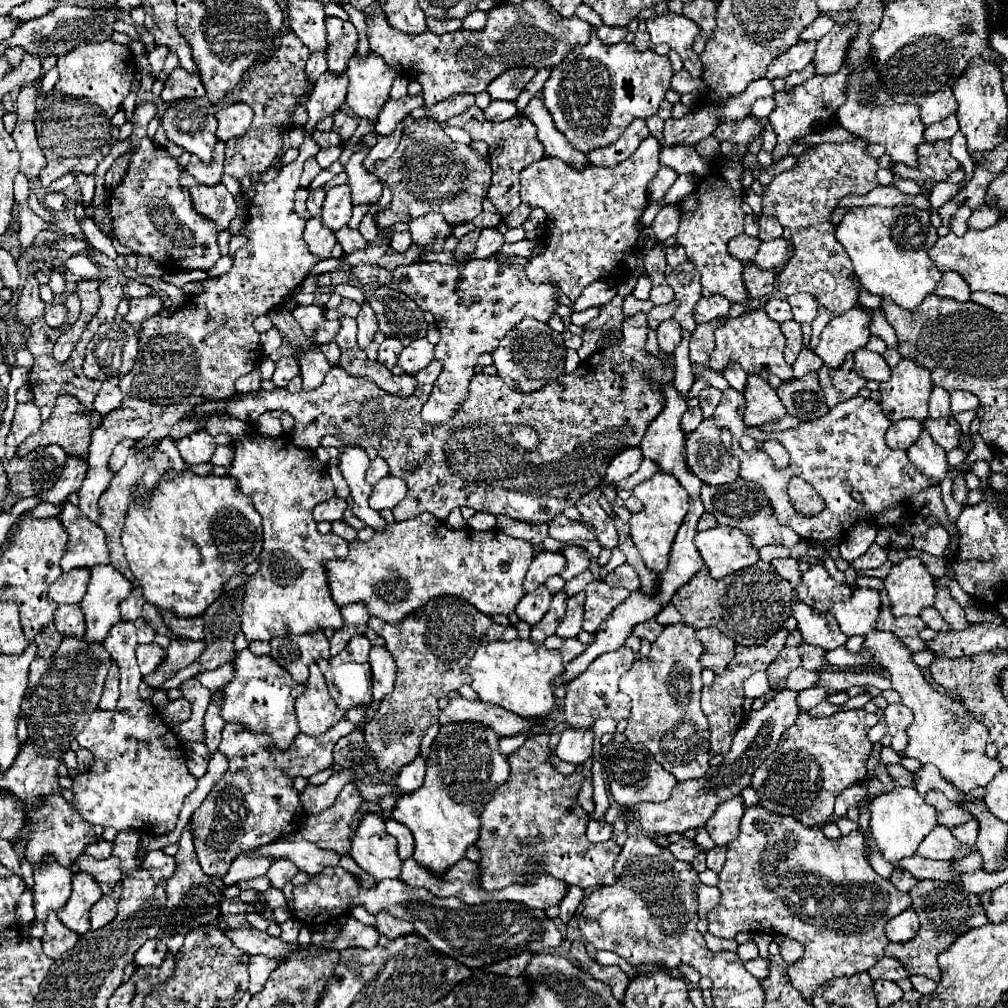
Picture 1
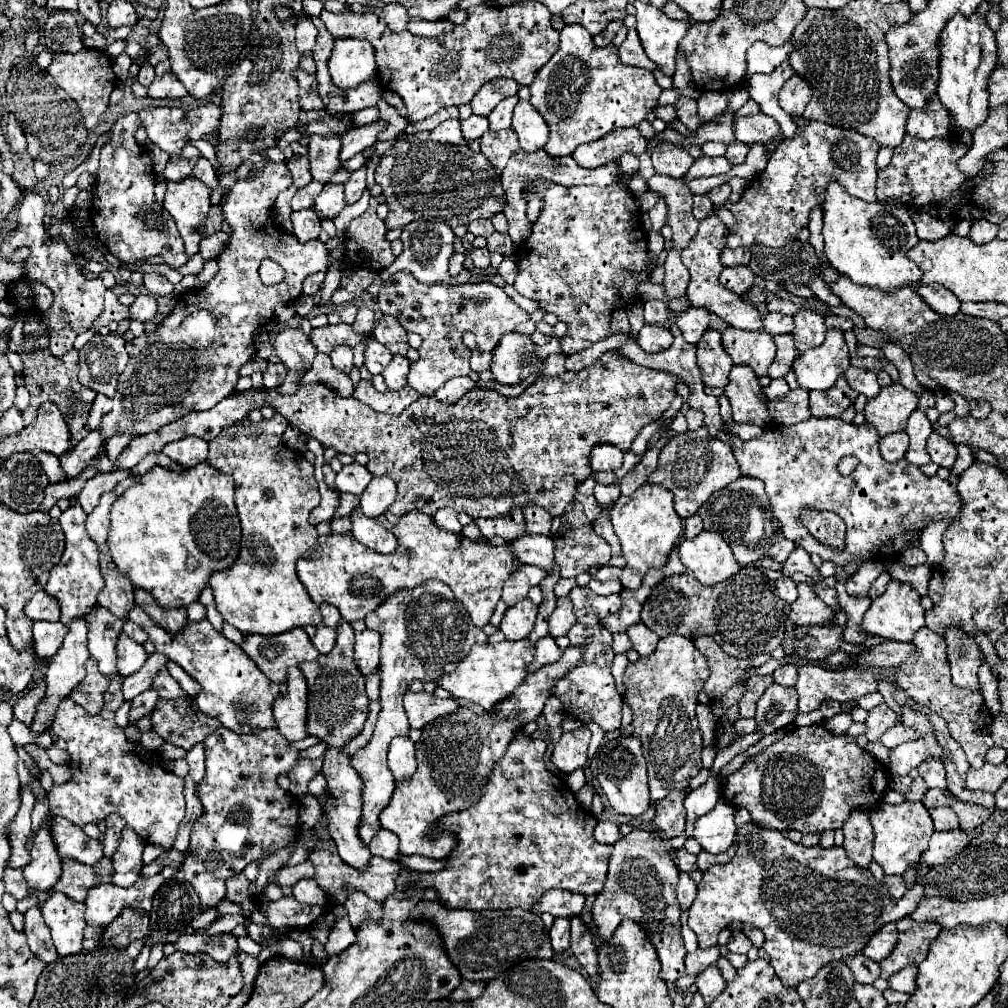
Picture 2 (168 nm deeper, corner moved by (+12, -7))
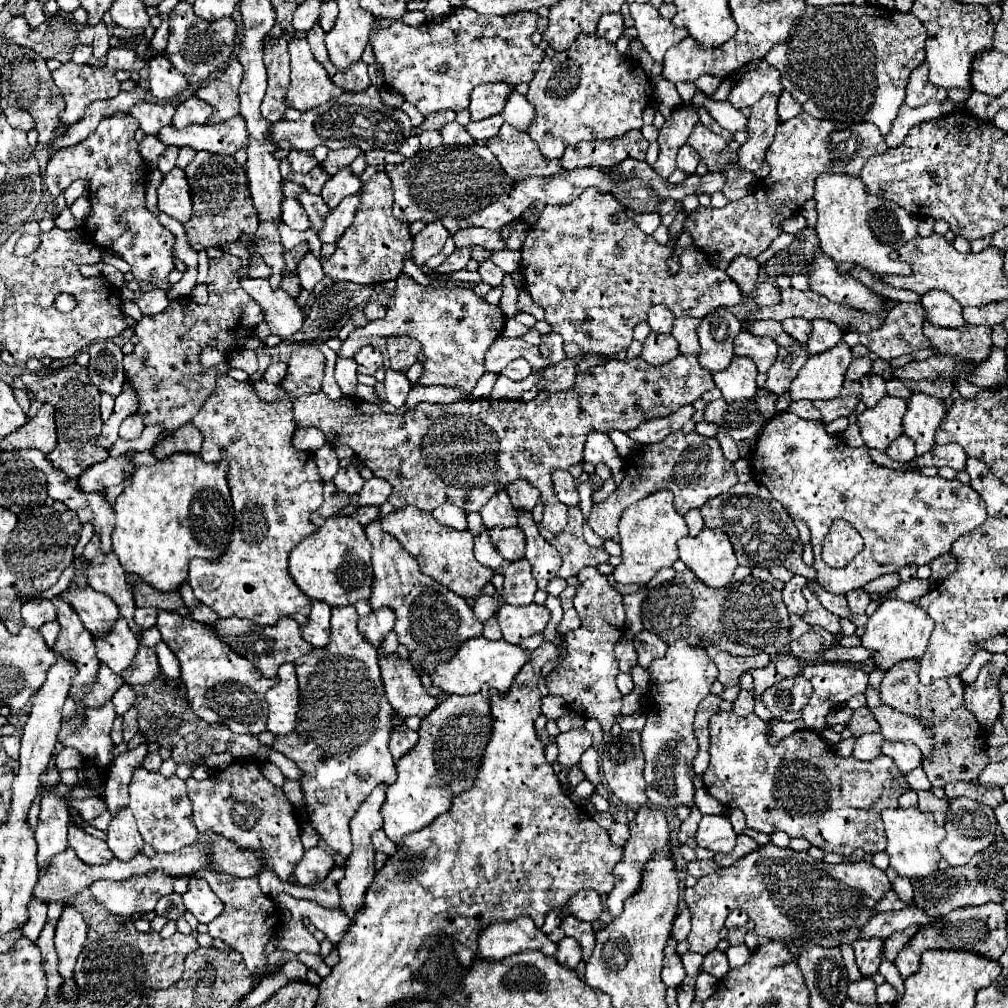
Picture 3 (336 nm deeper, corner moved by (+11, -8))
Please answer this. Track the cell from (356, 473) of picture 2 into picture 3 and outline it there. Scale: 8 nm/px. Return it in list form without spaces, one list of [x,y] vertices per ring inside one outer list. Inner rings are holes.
[[[349,465],[349,467],[341,467],[341,469],[335,473],[333,483],[335,483],[341,491],[345,491],[345,493],[349,493],[349,495],[355,495],[355,493],[361,491],[365,479],[359,475],[359,471],[357,471],[355,465]]]

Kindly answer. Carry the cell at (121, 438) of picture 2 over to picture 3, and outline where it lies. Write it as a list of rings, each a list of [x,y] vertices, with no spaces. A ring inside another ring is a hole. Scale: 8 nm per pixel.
[[[135,413],[135,415],[131,415],[129,419],[125,419],[121,423],[119,437],[121,439],[137,439],[143,429],[145,429],[145,421],[143,421],[143,417],[139,413]]]

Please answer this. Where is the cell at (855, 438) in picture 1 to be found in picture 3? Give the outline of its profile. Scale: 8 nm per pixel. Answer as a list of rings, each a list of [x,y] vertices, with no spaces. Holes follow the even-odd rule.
[[[781,413],[767,421],[761,437],[757,439],[751,467],[755,473],[755,479],[765,485],[771,495],[783,503],[783,507],[791,513],[791,517],[803,519],[811,529],[811,543],[815,553],[815,571],[817,571],[817,583],[831,591],[845,595],[853,589],[861,589],[865,583],[885,575],[885,573],[897,573],[905,565],[929,565],[933,559],[945,555],[951,551],[951,545],[965,533],[971,533],[987,519],[987,509],[983,499],[965,483],[959,479],[947,481],[939,475],[925,477],[918,470],[895,471],[881,467],[871,461],[869,449],[859,447],[853,449],[843,443],[841,437],[833,437],[825,431],[825,423],[813,423],[797,417],[795,413]],[[835,519],[851,521],[851,525],[859,531],[859,535],[865,541],[865,547],[861,553],[843,569],[833,569],[821,559],[821,545],[825,535],[829,533],[829,527]]]

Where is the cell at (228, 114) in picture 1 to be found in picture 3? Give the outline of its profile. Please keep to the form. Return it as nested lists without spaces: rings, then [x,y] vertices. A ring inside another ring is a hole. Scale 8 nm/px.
[[[191,95],[177,105],[177,111],[173,115],[173,127],[181,129],[193,123],[207,123],[209,115],[211,115],[211,107],[205,101]]]

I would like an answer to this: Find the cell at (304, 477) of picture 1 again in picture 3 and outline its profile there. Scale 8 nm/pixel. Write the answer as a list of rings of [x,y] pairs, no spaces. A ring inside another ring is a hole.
[[[301,345],[293,349],[289,371],[283,379],[283,387],[287,389],[289,397],[275,401],[275,403],[263,403],[249,381],[241,383],[231,379],[229,375],[217,377],[217,387],[209,399],[205,399],[197,421],[193,417],[193,425],[203,433],[203,447],[201,457],[203,461],[221,461],[225,459],[229,463],[227,469],[227,483],[231,489],[233,509],[235,509],[235,529],[231,535],[231,543],[227,545],[225,555],[221,559],[191,559],[189,563],[189,585],[193,587],[195,597],[211,607],[219,617],[247,617],[259,625],[273,625],[279,617],[293,617],[293,615],[309,615],[311,601],[299,591],[299,587],[293,583],[289,571],[287,571],[287,559],[291,549],[303,539],[317,531],[317,527],[311,525],[311,513],[321,507],[323,503],[323,479],[319,475],[317,463],[313,453],[299,451],[293,447],[291,437],[297,429],[291,413],[291,401],[297,393],[311,393],[309,387],[321,387],[323,381],[323,367],[325,357],[315,345]]]

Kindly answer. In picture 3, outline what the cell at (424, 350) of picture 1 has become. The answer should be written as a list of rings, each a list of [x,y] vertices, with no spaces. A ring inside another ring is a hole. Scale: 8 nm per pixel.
[[[387,369],[387,377],[385,377],[385,399],[387,399],[387,403],[401,407],[407,399],[409,389],[411,389],[411,383],[405,375],[401,375],[393,369]]]

